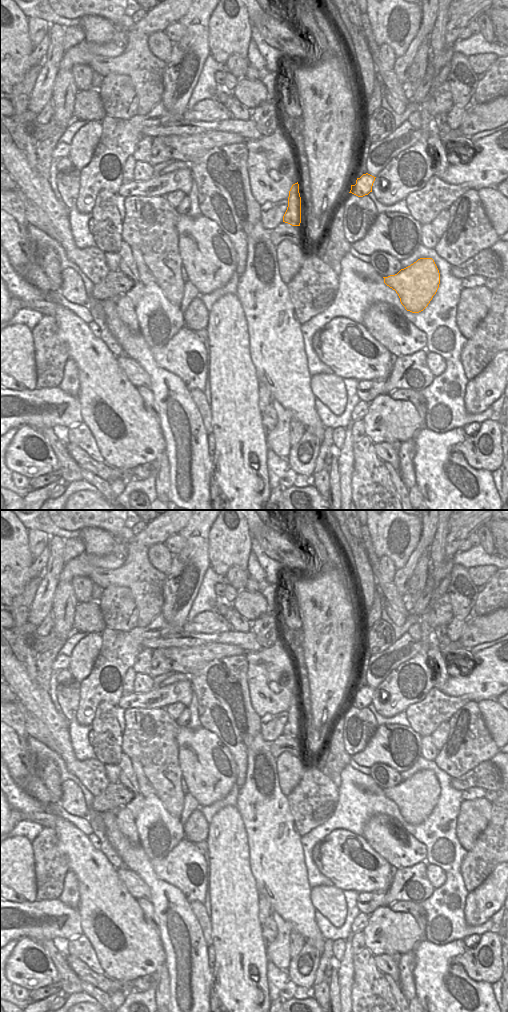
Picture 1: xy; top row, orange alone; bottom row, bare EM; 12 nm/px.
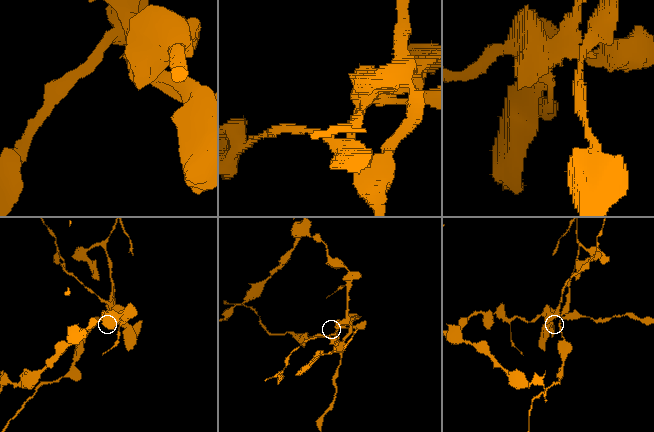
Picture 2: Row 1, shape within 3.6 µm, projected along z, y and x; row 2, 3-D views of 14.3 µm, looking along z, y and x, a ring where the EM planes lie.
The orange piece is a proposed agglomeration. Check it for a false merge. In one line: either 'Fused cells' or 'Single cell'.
Fused cells

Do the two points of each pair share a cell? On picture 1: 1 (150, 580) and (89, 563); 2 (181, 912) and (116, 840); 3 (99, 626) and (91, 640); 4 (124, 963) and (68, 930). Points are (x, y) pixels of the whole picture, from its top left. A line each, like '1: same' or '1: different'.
1: different
2: same
3: different
4: different

